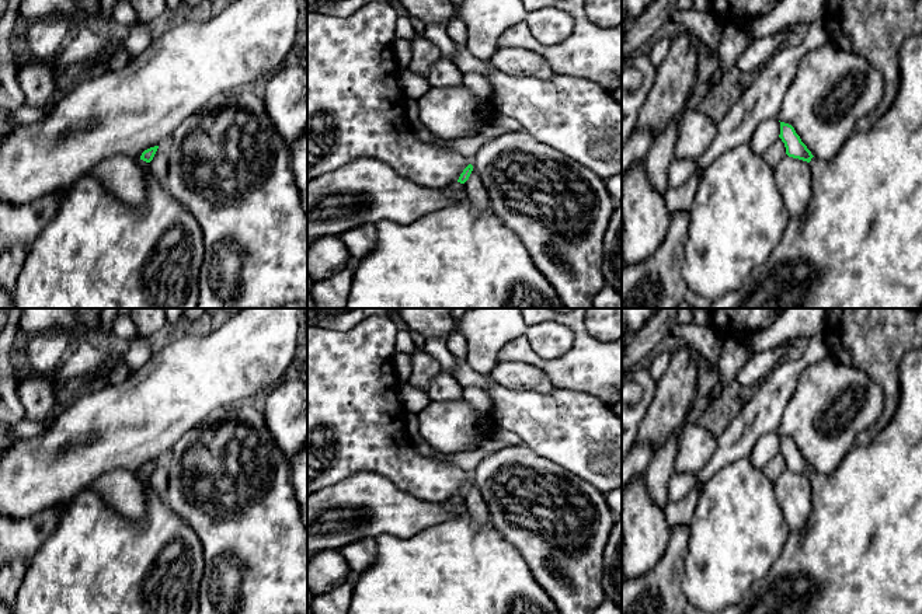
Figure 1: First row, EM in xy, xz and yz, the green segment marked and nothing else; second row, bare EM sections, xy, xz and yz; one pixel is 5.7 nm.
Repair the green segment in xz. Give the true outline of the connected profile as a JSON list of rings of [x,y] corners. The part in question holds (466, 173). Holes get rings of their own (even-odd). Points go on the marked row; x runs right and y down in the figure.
[[[469,164],[460,174],[459,179],[450,185],[455,200],[446,207],[429,212],[408,224],[399,224],[394,221],[380,221],[376,224],[378,244],[365,258],[356,261],[351,293],[345,308],[566,308],[553,286],[533,265],[518,236],[502,223],[491,207],[481,210],[470,202],[465,192],[463,184],[469,179],[472,171],[473,165]]]

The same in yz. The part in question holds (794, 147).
[[[922,34],[904,41],[898,52],[900,88],[887,111],[867,132],[853,132],[839,153],[829,161],[815,158],[794,128],[780,122],[779,137],[786,154],[807,161],[811,168],[811,200],[801,217],[790,217],[780,241],[768,259],[754,269],[744,283],[711,303],[710,308],[921,308],[922,304]]]

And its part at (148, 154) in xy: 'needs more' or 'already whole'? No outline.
needs more

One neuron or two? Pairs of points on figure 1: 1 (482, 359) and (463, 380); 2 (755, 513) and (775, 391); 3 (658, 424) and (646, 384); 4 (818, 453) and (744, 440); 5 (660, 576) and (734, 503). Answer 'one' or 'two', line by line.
1: two
2: two
3: two
4: two
5: two

